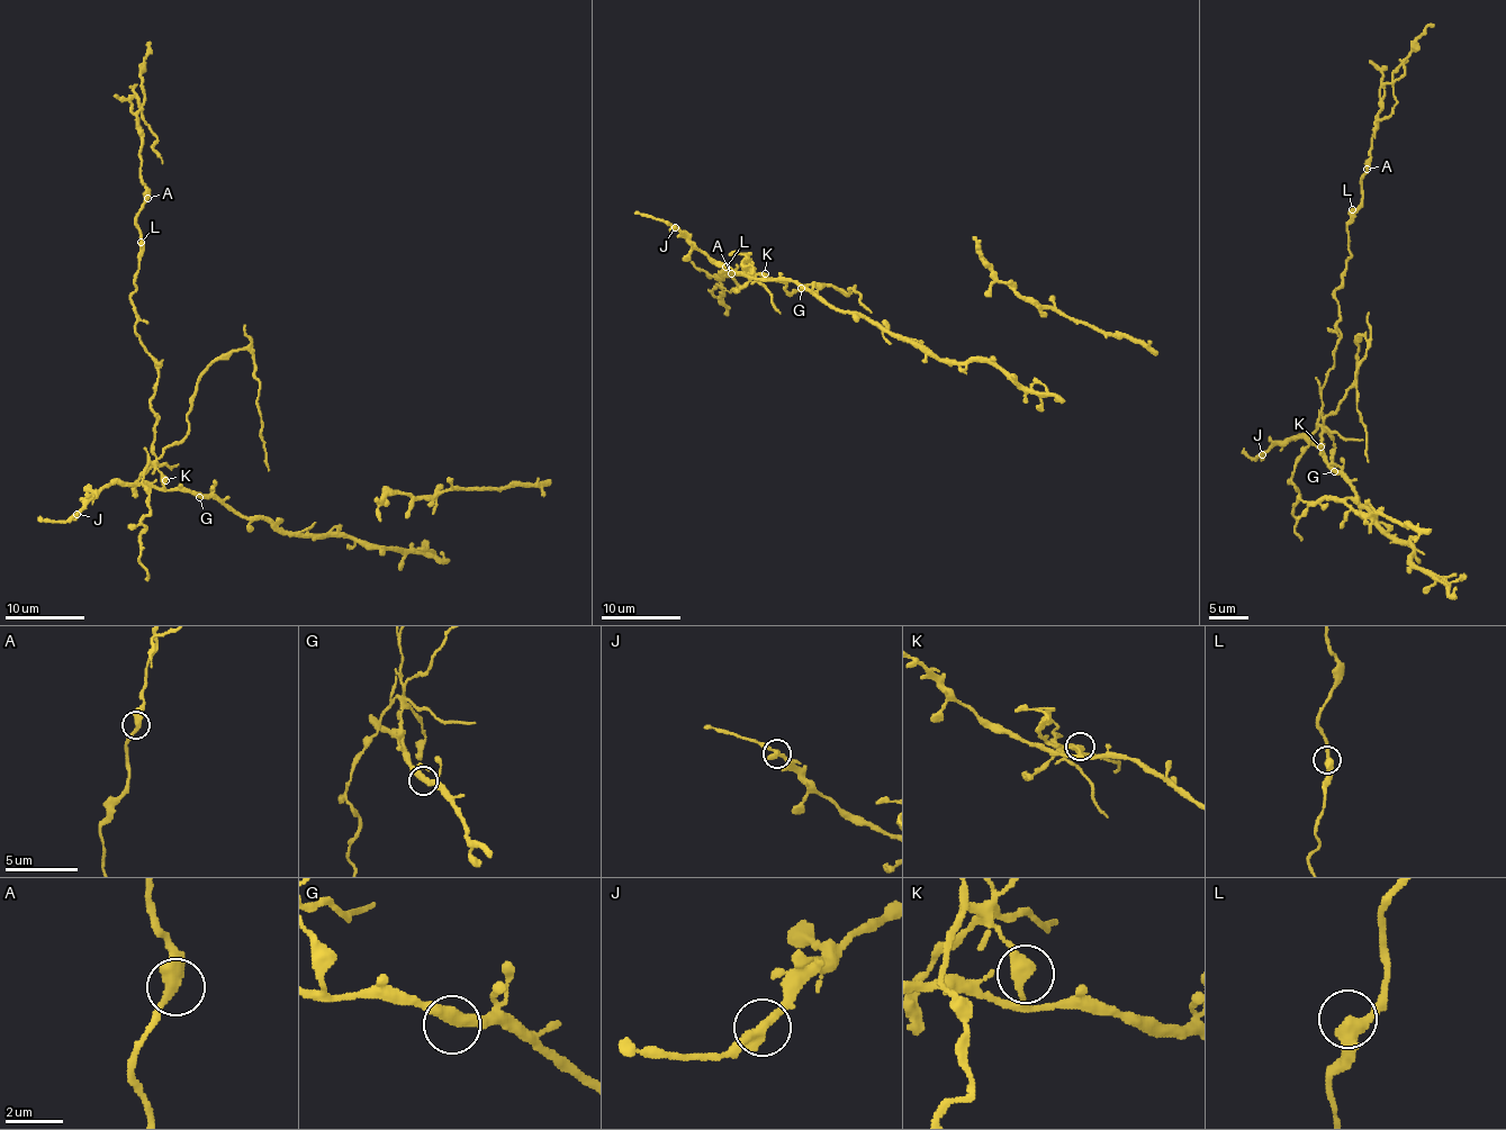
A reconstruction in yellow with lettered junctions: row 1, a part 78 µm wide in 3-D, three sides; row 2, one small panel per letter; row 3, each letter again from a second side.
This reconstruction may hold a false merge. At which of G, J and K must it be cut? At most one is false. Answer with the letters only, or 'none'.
K

